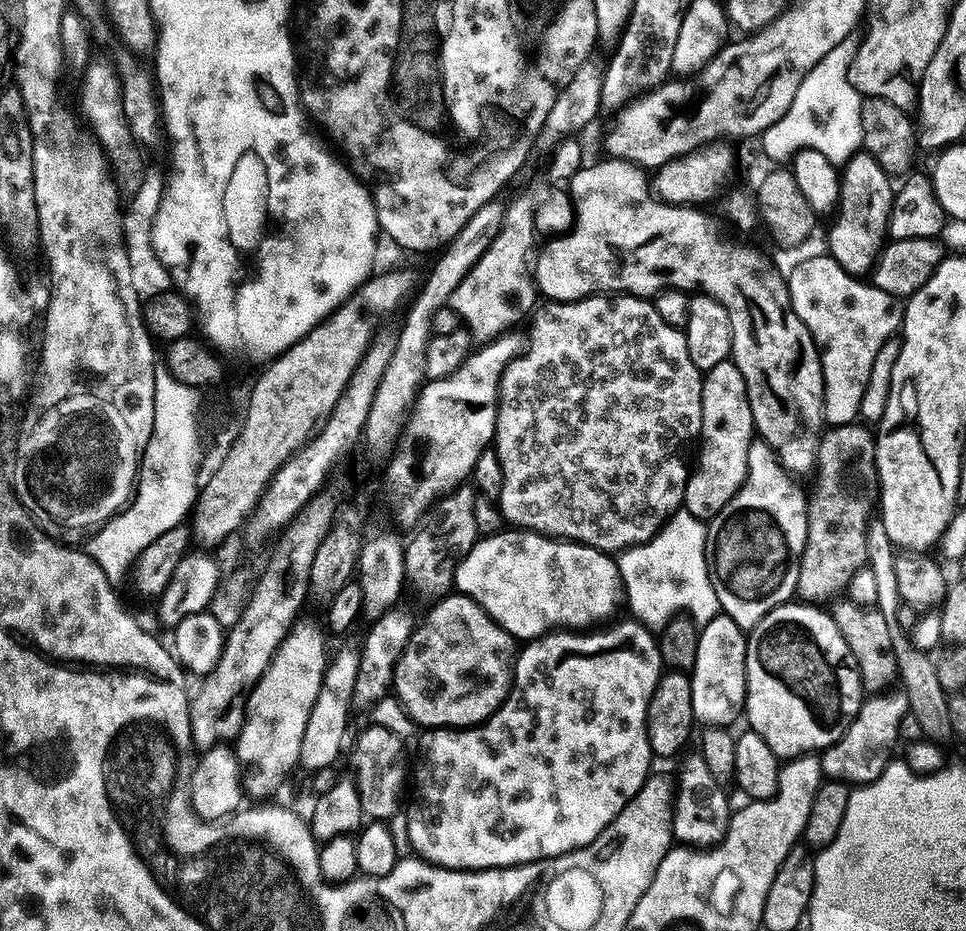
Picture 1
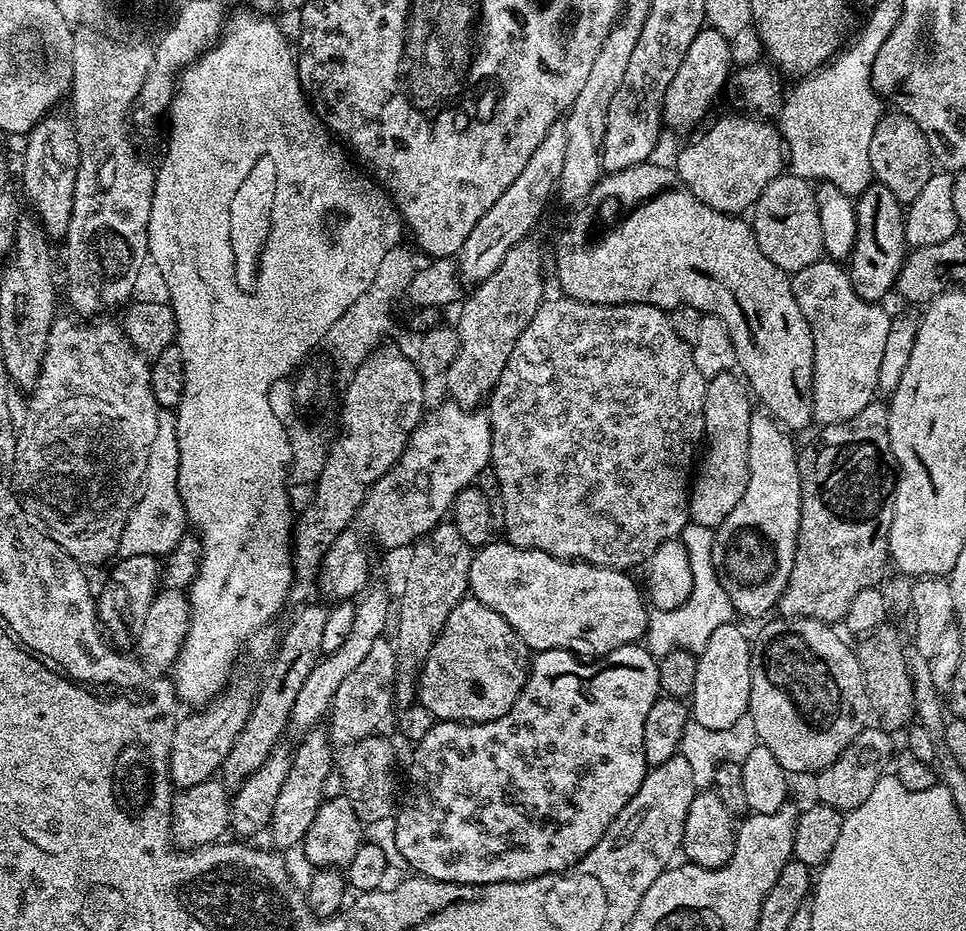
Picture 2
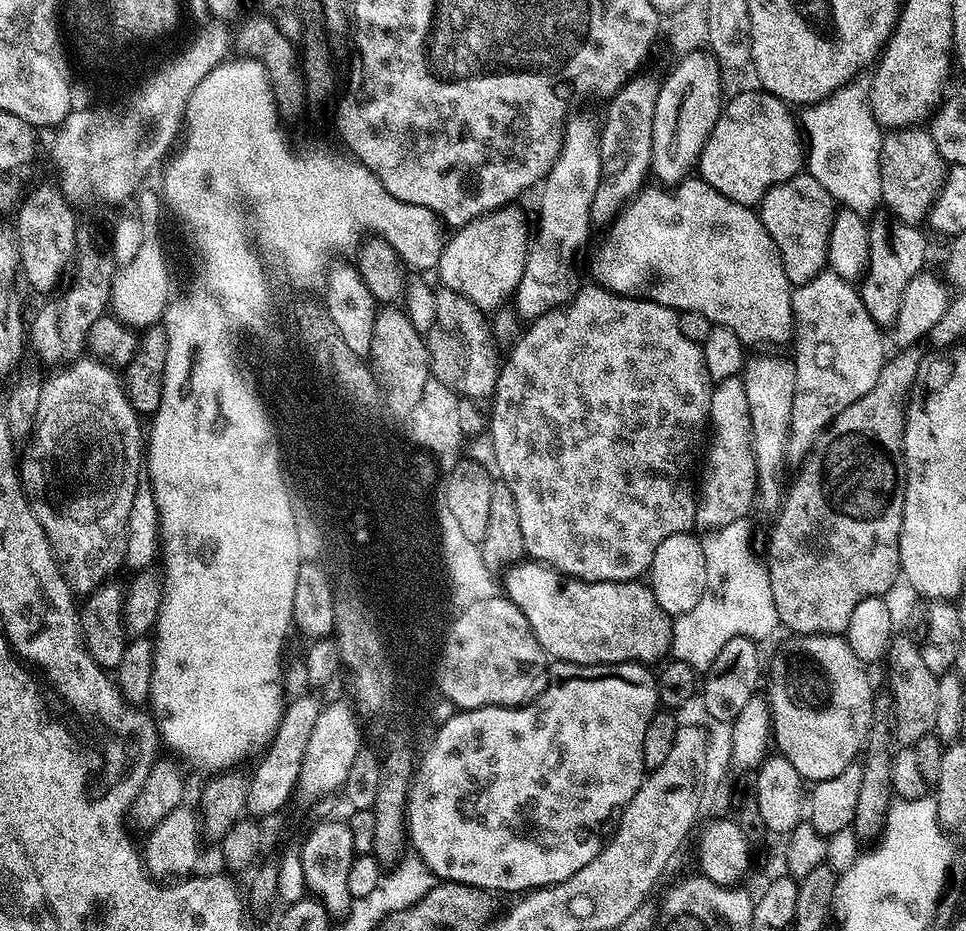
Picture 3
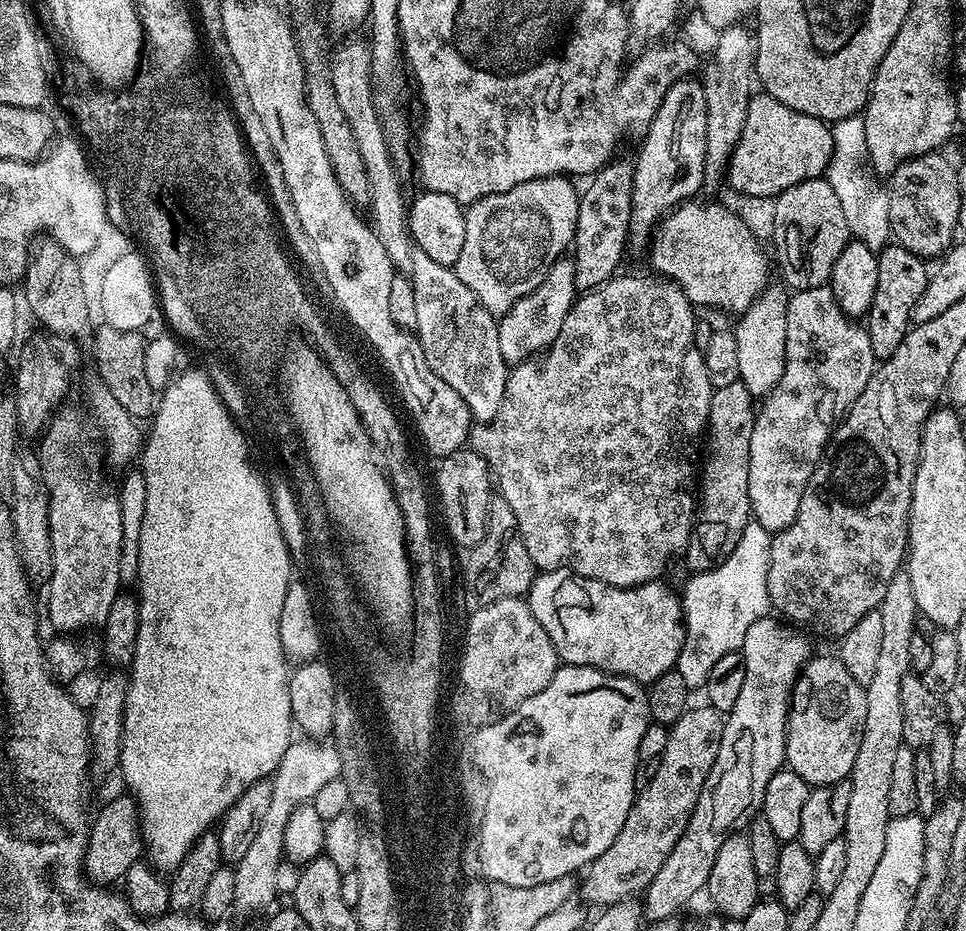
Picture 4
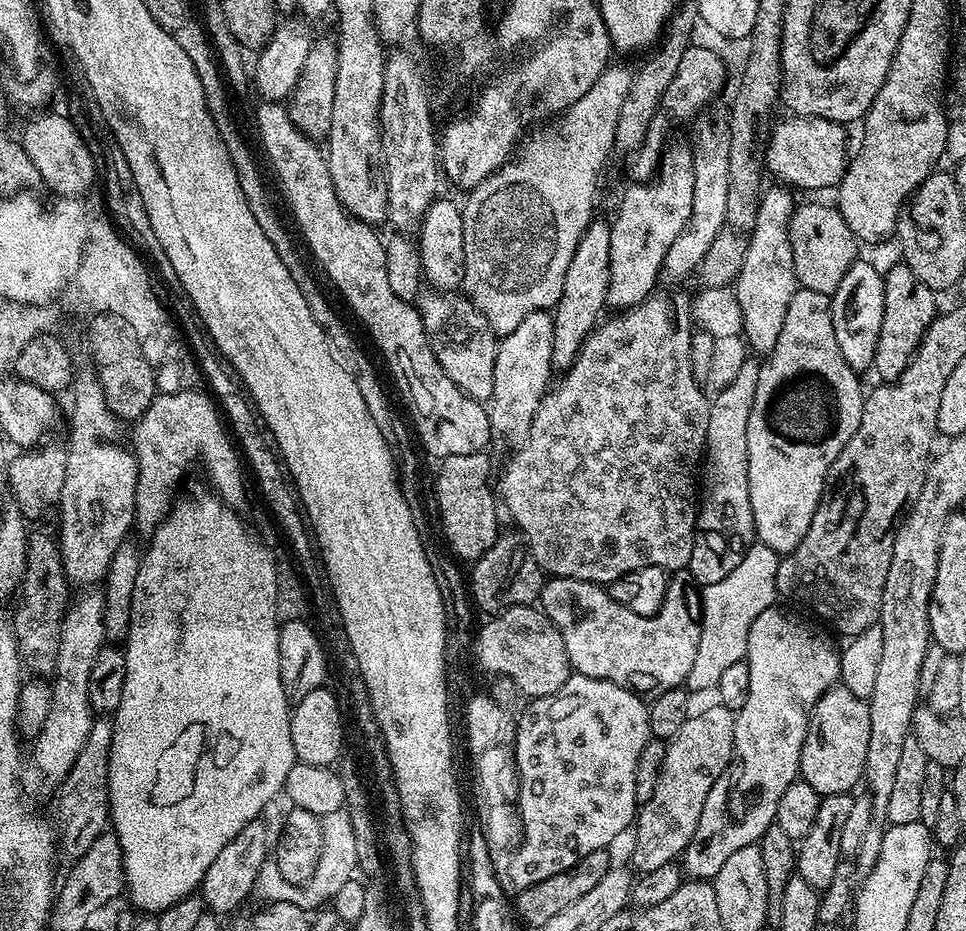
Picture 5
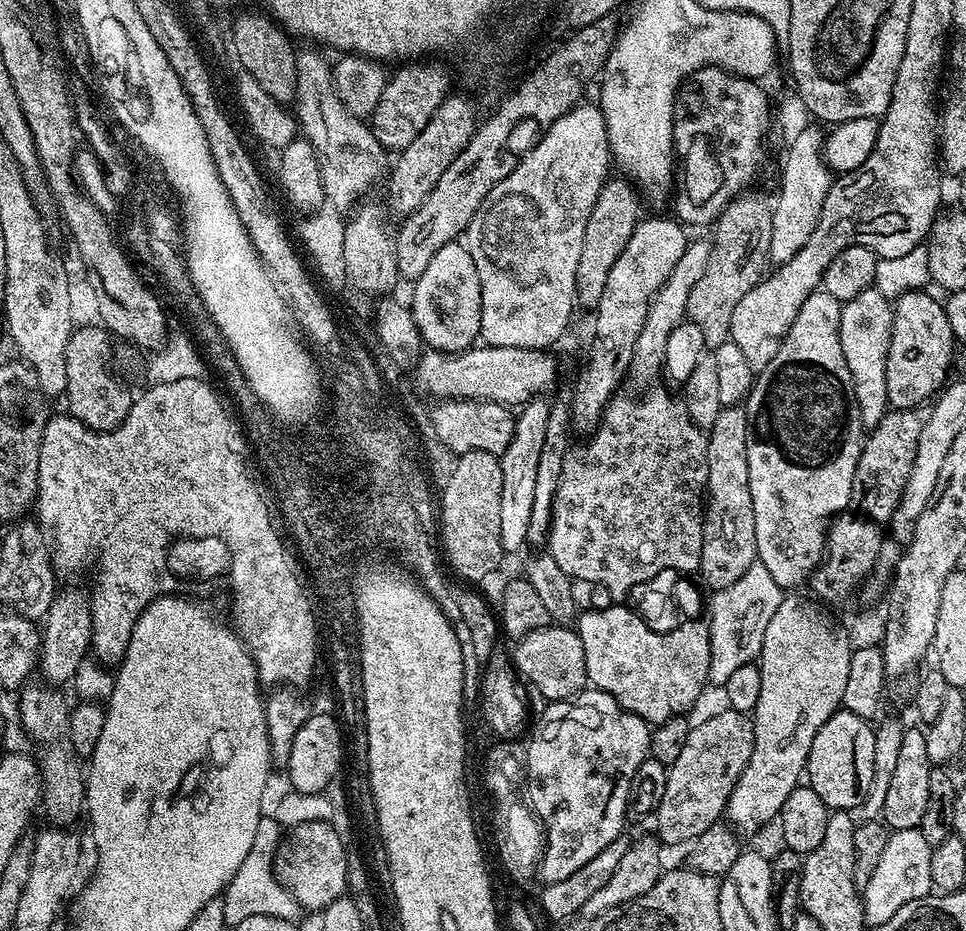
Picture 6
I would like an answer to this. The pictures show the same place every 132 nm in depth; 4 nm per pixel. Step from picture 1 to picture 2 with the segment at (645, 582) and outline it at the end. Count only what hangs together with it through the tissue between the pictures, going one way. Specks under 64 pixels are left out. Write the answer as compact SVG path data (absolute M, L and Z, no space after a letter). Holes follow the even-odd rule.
M689 522L684 527L682 541L689 552L690 568L693 570L693 592L689 600L684 605L678 606L677 609L649 611L646 647L657 658L670 654L670 650L679 648L699 654L706 646L706 642L710 642L710 634L714 634L714 630L718 630L718 626L733 623L732 603L714 570L713 535L713 529L706 526L698 526Z

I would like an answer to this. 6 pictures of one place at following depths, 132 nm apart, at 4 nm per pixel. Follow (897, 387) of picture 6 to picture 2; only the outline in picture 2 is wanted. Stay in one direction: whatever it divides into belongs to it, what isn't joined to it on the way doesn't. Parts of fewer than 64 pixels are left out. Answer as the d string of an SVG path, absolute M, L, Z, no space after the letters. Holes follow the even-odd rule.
M872 182L854 200L858 232L854 238L854 250L846 264L846 271L858 298L883 301L887 292L896 287L896 279L906 255L904 243L905 205L900 203L886 186Z

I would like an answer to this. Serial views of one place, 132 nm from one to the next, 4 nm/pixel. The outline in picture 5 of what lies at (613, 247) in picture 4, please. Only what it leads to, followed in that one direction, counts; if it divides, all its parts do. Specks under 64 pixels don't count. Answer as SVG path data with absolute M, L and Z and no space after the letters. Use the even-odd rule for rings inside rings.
M596 218L582 234L574 250L574 258L570 258L570 267L566 269L566 282L562 282L560 300L551 313L554 326L553 369L567 370L580 357L586 338L596 329L596 325L601 323L605 315L609 282L610 224L607 219Z

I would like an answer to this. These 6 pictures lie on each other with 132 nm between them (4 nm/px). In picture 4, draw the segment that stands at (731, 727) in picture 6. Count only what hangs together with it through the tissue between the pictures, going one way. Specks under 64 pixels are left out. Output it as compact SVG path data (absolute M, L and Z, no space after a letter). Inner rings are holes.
M711 706L703 707L689 707L688 711L682 714L682 718L678 718L678 722L668 728L666 754L662 754L658 774L654 774L654 778L650 778L650 782L645 788L637 791L636 801L633 802L630 814L618 834L618 838L614 838L610 850L603 852L598 859L588 865L586 869L588 877L582 880L582 896L584 892L585 898L590 903L607 906L643 893L654 878L654 874L658 874L662 862L666 862L670 850L674 850L674 842L678 842L682 830L686 830L686 826L690 822L690 814L698 802L698 794L714 766L714 758L718 758L718 746L722 746L722 734L724 733L725 717Z

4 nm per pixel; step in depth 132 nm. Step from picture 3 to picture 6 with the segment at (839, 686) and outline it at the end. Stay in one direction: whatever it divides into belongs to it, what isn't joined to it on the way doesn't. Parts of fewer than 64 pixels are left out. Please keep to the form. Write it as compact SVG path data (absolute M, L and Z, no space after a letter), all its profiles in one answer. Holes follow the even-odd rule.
M843 710L836 712L826 722L822 722L822 730L814 734L814 742L810 742L810 754L806 769L807 787L822 798L822 802L830 810L856 810L866 798L866 790L870 790L870 781L874 778L874 742L876 728L869 721L858 718L858 714L850 714Z

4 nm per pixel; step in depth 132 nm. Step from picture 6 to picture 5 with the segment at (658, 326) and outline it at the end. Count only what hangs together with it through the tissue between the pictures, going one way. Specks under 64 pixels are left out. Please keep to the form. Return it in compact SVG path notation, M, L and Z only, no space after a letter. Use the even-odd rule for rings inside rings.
M708 128L702 129L700 137L697 138L696 144L694 143L692 165L694 166L694 206L690 210L690 218L686 222L682 234L678 234L678 238L674 238L674 246L670 246L670 250L666 250L666 258L662 262L660 271L660 280L663 283L676 284L679 280L686 279L691 272L693 275L699 269L706 250L710 250L710 246L714 246L714 238L718 238L718 234L724 229L728 171L730 170L730 134L727 130L711 132Z

